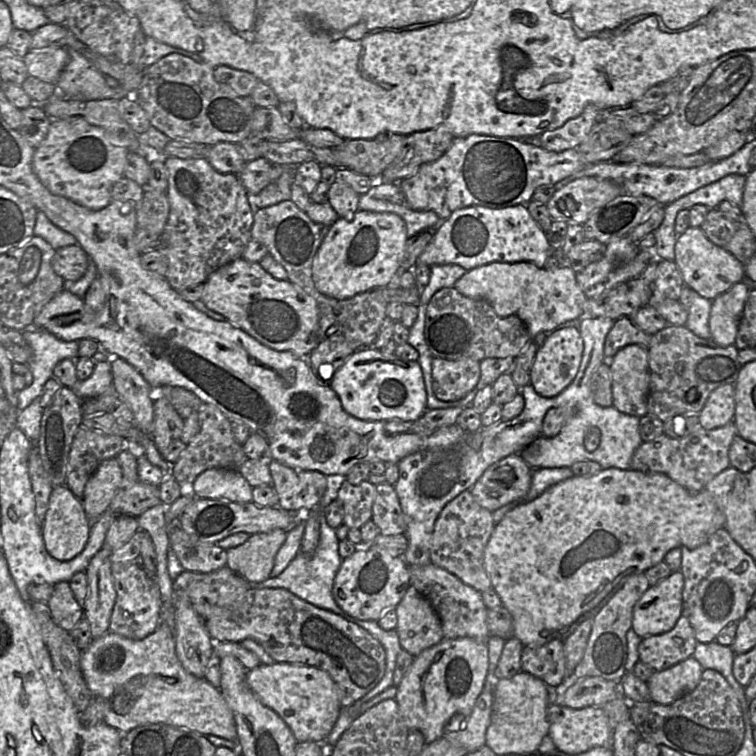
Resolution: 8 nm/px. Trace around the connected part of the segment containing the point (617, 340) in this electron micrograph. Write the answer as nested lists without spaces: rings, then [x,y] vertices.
[[[623,316],[615,320],[604,343],[606,361],[610,360],[620,349],[630,344],[639,344],[648,349],[652,336],[641,330],[630,317]]]

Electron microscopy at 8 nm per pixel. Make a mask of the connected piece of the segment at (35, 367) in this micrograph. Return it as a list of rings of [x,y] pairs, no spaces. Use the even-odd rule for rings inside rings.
[[[35,327],[22,331],[23,338],[32,350],[28,362],[33,375],[32,384],[17,393],[17,408],[24,410],[41,396],[44,384],[53,377],[53,369],[63,359],[76,360],[79,342],[63,341],[51,333]]]

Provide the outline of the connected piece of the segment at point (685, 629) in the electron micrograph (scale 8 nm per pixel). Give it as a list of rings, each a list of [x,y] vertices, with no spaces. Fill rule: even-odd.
[[[681,615],[670,631],[642,638],[639,660],[654,671],[665,670],[693,656],[696,643],[689,620]]]

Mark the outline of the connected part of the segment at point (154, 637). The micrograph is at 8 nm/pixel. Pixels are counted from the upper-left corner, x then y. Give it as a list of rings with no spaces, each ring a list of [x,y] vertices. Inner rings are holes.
[[[161,622],[152,634],[142,640],[128,639],[111,631],[93,639],[82,651],[80,668],[93,697],[104,701],[103,722],[122,734],[146,724],[165,724],[237,741],[233,713],[222,693],[204,678],[197,678],[183,668],[176,655],[174,630],[165,622]]]

